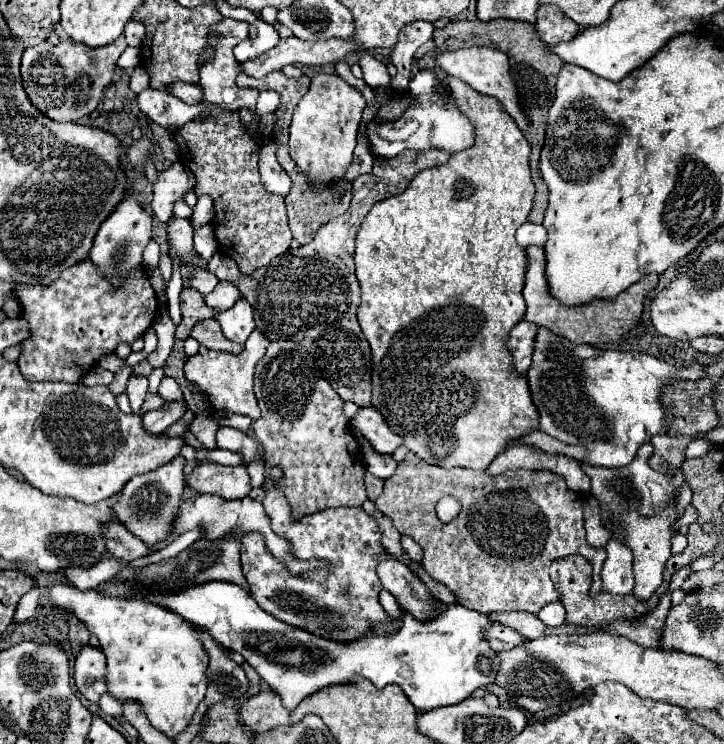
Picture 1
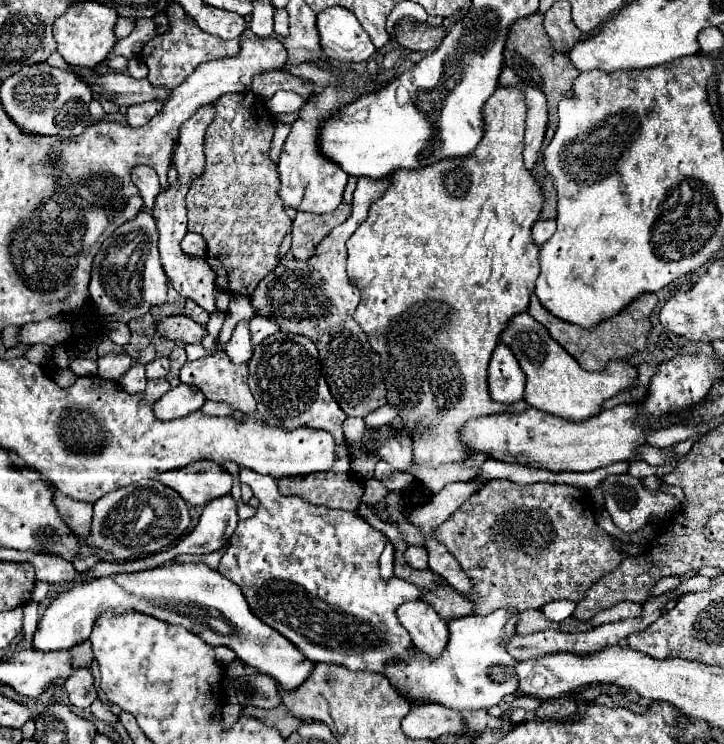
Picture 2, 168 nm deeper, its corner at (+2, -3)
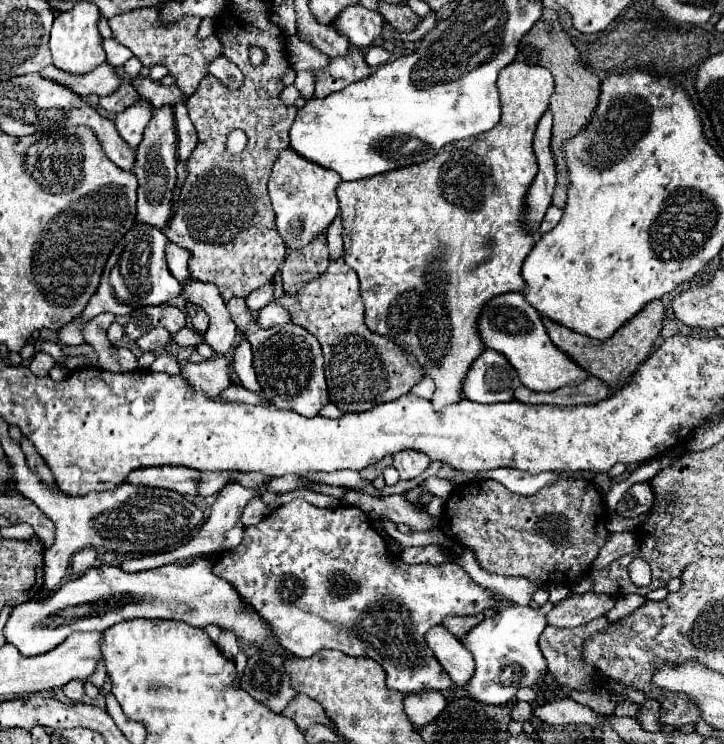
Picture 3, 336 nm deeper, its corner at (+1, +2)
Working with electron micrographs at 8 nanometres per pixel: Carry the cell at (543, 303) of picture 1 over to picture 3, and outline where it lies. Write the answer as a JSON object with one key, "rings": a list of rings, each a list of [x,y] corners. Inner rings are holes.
{"rings":[[[653,300],[649,304],[643,306],[641,312],[637,312],[629,322],[625,322],[611,338],[607,340],[595,340],[589,338],[585,334],[573,332],[549,318],[543,318],[543,324],[547,328],[547,334],[551,338],[551,342],[561,348],[565,354],[569,354],[583,370],[587,370],[591,376],[597,376],[599,380],[603,380],[609,386],[617,386],[619,382],[627,380],[627,376],[631,376],[639,364],[649,356],[653,342],[659,336],[659,330],[663,326],[663,318],[665,318],[665,308],[661,300]]]}

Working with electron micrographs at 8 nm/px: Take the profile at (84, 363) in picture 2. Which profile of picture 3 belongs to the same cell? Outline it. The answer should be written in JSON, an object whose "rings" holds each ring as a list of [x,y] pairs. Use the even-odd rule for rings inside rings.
{"rings":[[[37,352],[37,354],[33,356],[33,362],[31,362],[29,368],[31,368],[37,376],[47,376],[49,370],[51,370],[55,364],[57,364],[57,366],[63,366],[63,364],[55,362],[49,354],[45,354],[45,352]]]}

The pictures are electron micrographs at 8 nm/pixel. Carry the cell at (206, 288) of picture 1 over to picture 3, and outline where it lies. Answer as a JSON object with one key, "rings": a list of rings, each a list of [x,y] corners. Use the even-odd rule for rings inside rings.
{"rings":[[[231,298],[227,302],[227,310],[233,322],[241,326],[239,330],[245,332],[245,338],[253,346],[253,368],[257,370],[257,380],[261,382],[263,400],[281,410],[295,410],[305,418],[317,416],[319,410],[329,404],[327,384],[323,376],[323,352],[319,340],[293,322],[263,330],[249,314],[249,308],[245,306],[243,298]]]}

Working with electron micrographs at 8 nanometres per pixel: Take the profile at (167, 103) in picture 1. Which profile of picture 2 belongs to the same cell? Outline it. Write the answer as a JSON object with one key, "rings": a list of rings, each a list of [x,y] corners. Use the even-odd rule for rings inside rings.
{"rings":[[[148,101],[148,103],[140,103],[140,105],[132,105],[128,107],[128,113],[126,113],[126,121],[130,127],[142,127],[146,125],[158,111],[162,109],[162,103],[160,101]]]}

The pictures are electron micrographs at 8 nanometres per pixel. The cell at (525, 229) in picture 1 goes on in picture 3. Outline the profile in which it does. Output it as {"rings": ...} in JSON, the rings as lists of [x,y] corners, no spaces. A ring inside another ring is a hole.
{"rings":[[[549,206],[545,218],[543,218],[541,226],[539,226],[539,234],[547,234],[547,230],[553,230],[553,228],[559,224],[561,216],[563,216],[563,210],[561,210],[561,208],[557,208],[557,206]]]}

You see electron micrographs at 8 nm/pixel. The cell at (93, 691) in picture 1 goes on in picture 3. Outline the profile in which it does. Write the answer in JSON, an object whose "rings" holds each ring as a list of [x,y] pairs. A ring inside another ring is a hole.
{"rings":[[[73,680],[73,682],[69,682],[69,684],[63,686],[63,692],[65,692],[65,696],[67,696],[71,702],[81,702],[83,696],[85,696],[85,684]]]}

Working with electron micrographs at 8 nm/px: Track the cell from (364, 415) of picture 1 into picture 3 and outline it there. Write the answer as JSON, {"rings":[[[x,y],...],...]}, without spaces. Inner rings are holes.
{"rings":[[[401,450],[393,456],[393,466],[397,468],[401,480],[411,480],[421,476],[429,464],[431,458],[427,454],[421,454],[419,450]]]}

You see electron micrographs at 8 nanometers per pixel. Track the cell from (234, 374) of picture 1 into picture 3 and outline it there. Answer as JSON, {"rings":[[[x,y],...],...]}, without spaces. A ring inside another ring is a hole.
{"rings":[[[275,300],[269,302],[265,308],[261,308],[255,314],[255,322],[259,326],[263,326],[263,328],[271,328],[271,326],[277,326],[277,324],[285,324],[285,322],[289,322],[289,318],[291,318],[289,312],[281,304],[277,304]]]}

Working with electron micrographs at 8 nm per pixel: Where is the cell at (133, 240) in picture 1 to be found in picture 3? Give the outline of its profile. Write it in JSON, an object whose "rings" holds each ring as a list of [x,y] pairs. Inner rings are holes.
{"rings":[[[137,222],[133,230],[129,230],[129,234],[121,238],[121,242],[113,248],[113,254],[107,258],[105,270],[101,274],[101,284],[93,294],[93,298],[89,300],[83,312],[83,320],[89,320],[101,312],[111,312],[115,316],[129,316],[137,308],[163,304],[179,296],[181,284],[177,282],[177,278],[169,274],[169,268],[165,266],[165,254],[163,254],[165,246],[167,238],[161,230]]]}

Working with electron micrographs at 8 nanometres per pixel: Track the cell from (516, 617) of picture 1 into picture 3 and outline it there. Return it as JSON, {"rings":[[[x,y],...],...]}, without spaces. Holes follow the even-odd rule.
{"rings":[[[575,594],[565,598],[561,604],[557,604],[545,618],[547,624],[559,626],[559,628],[575,628],[581,624],[587,624],[603,614],[607,614],[615,602],[609,602],[609,596],[605,594]]]}

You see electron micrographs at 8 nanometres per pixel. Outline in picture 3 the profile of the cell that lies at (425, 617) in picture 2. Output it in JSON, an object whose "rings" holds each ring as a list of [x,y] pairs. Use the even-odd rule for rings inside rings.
{"rings":[[[443,624],[433,626],[433,630],[429,630],[425,640],[433,650],[437,662],[451,676],[451,680],[457,686],[465,686],[473,674],[473,664],[475,664],[469,650],[453,634],[449,634],[449,630],[445,630]]]}

